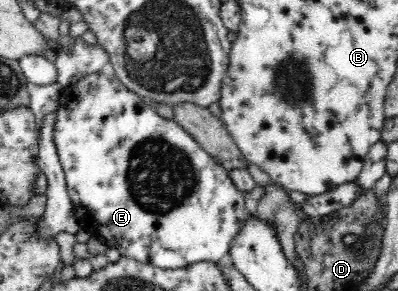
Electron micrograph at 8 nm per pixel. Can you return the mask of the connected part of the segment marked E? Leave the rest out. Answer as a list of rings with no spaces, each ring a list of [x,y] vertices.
[[[100,71],[85,76],[76,85],[65,87],[56,110],[58,121],[56,121],[56,131],[54,131],[54,143],[58,148],[60,162],[62,162],[68,193],[72,198],[74,216],[79,221],[82,229],[90,232],[92,237],[104,239],[110,248],[120,250],[122,256],[136,259],[139,263],[152,264],[162,269],[178,269],[199,262],[216,264],[227,259],[232,239],[235,239],[236,233],[240,231],[242,223],[250,217],[250,213],[246,210],[244,198],[233,184],[228,171],[218,165],[196,143],[196,140],[184,131],[184,128],[176,125],[173,119],[162,118],[158,115],[153,108],[146,104],[145,99],[124,87],[117,77],[106,78]]]

